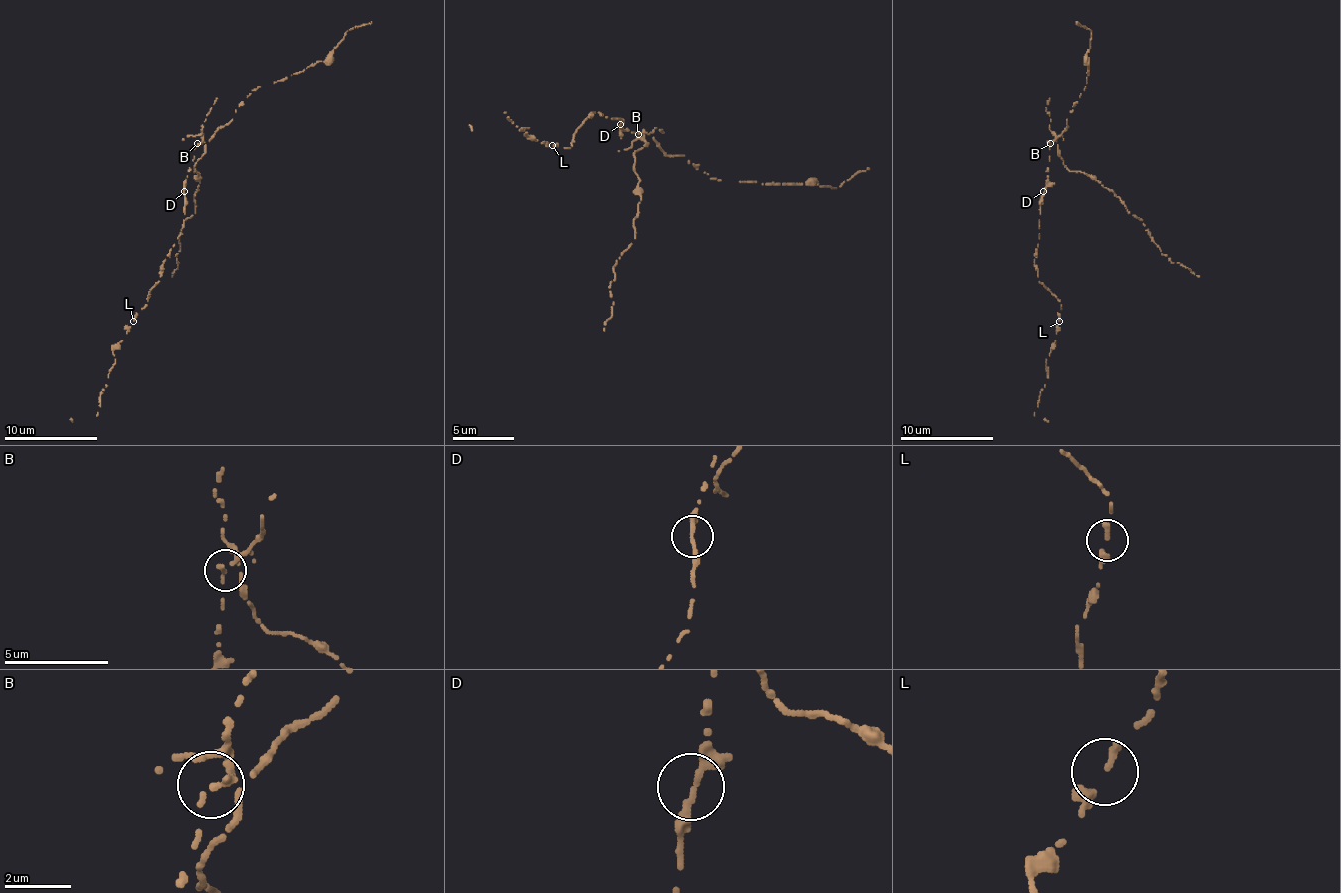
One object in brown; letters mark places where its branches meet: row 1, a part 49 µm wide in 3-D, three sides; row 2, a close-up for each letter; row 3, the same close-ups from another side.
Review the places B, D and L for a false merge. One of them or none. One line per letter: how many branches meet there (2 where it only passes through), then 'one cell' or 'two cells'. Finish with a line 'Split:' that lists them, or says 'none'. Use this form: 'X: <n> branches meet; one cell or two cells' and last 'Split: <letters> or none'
B: 1 branches meet; two cells
D: 2 branches meet; one cell
L: 1 branches meet; one cell
Split: B

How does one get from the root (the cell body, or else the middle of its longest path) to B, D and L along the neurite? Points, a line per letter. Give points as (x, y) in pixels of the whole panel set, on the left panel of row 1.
B: (184, 203), (184, 180), (198, 143)
D: (184, 203), (184, 191)
L: (184, 203), (182, 233), (161, 268), (158, 282), (149, 291), (147, 305), (133, 321)

